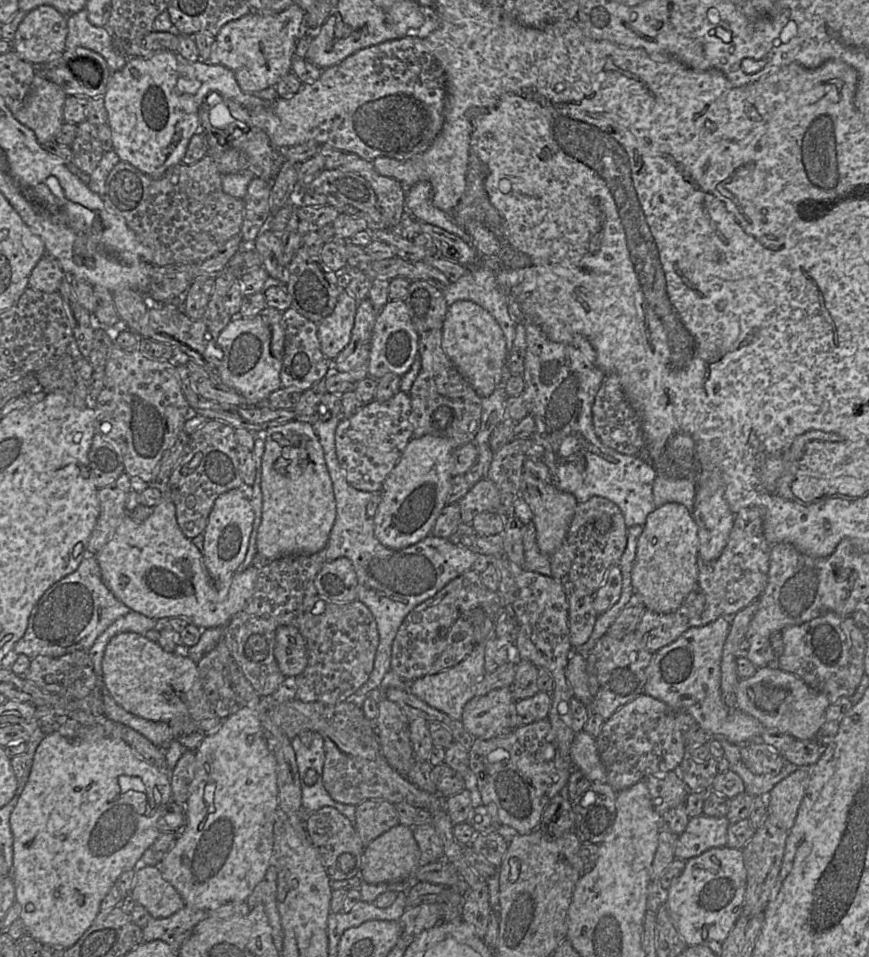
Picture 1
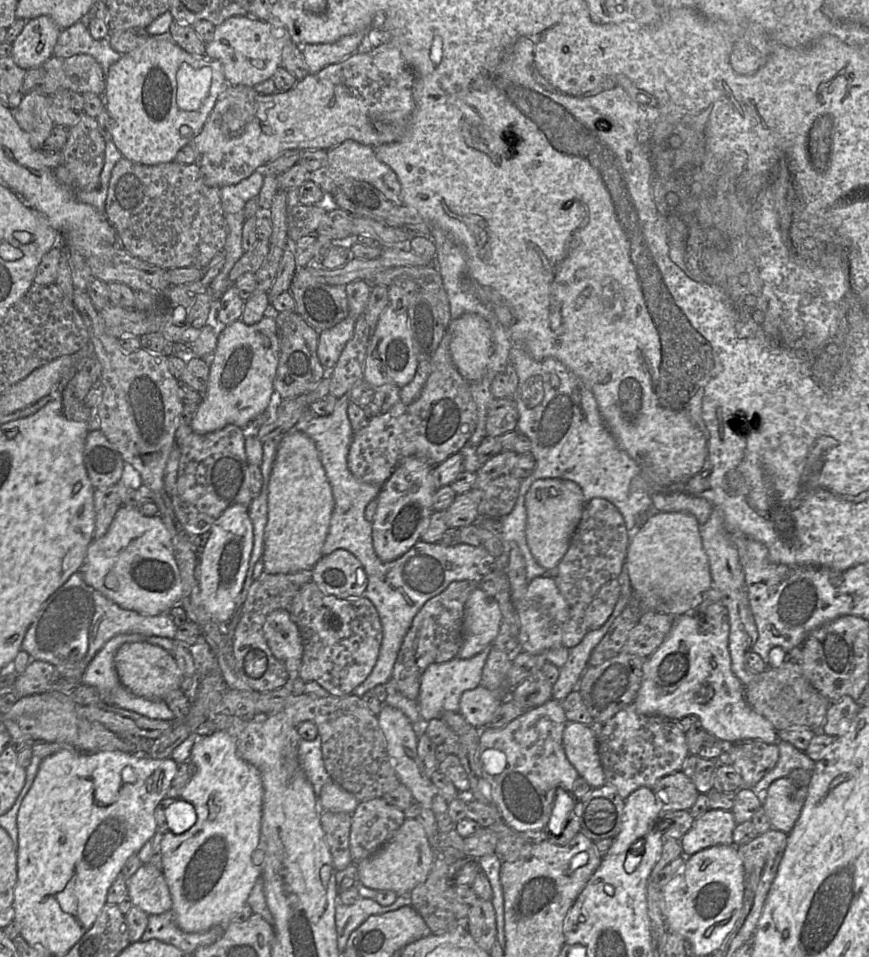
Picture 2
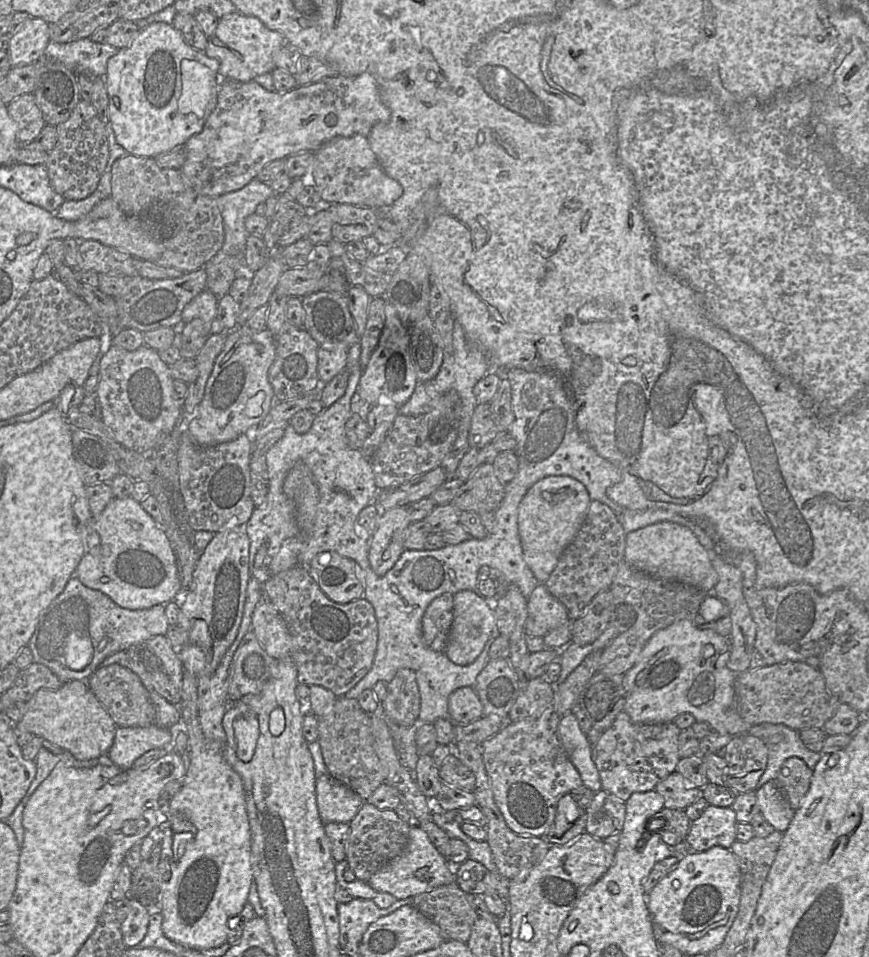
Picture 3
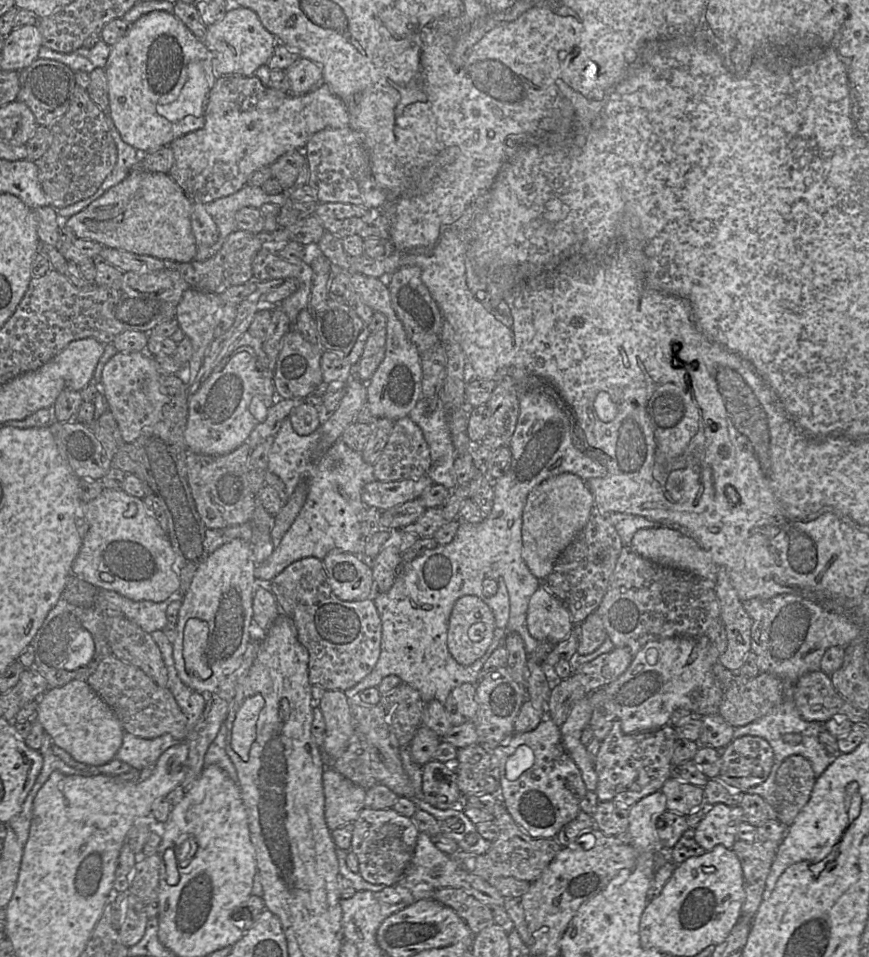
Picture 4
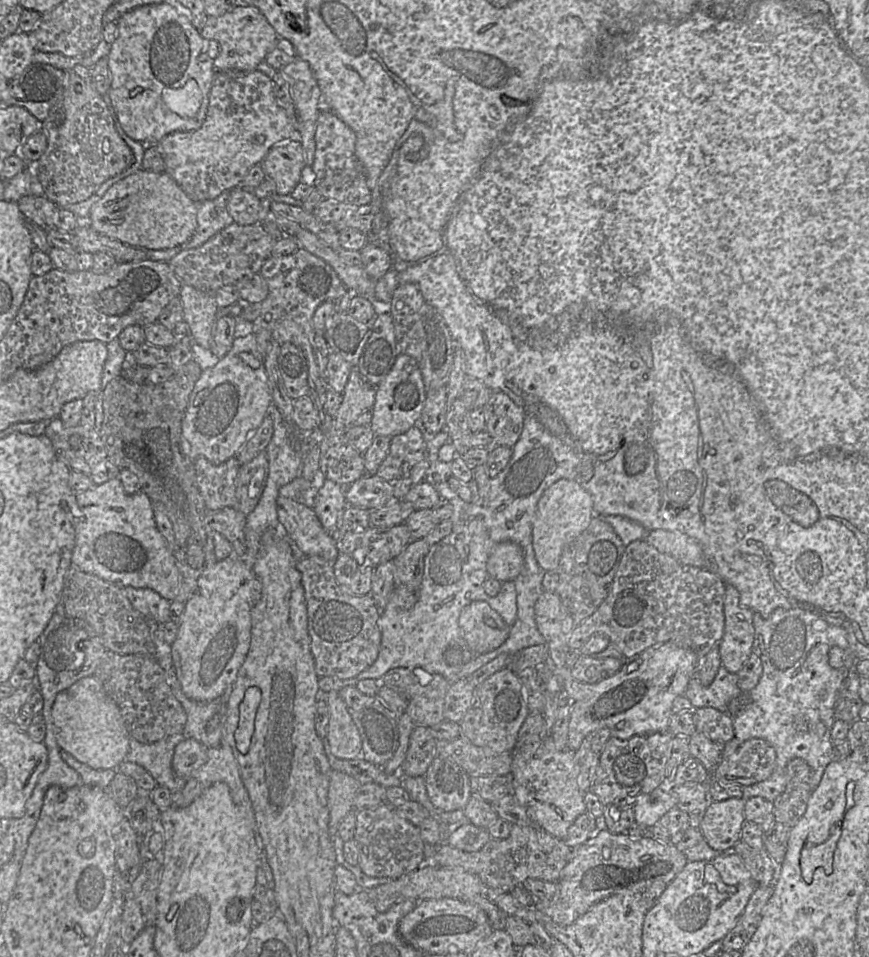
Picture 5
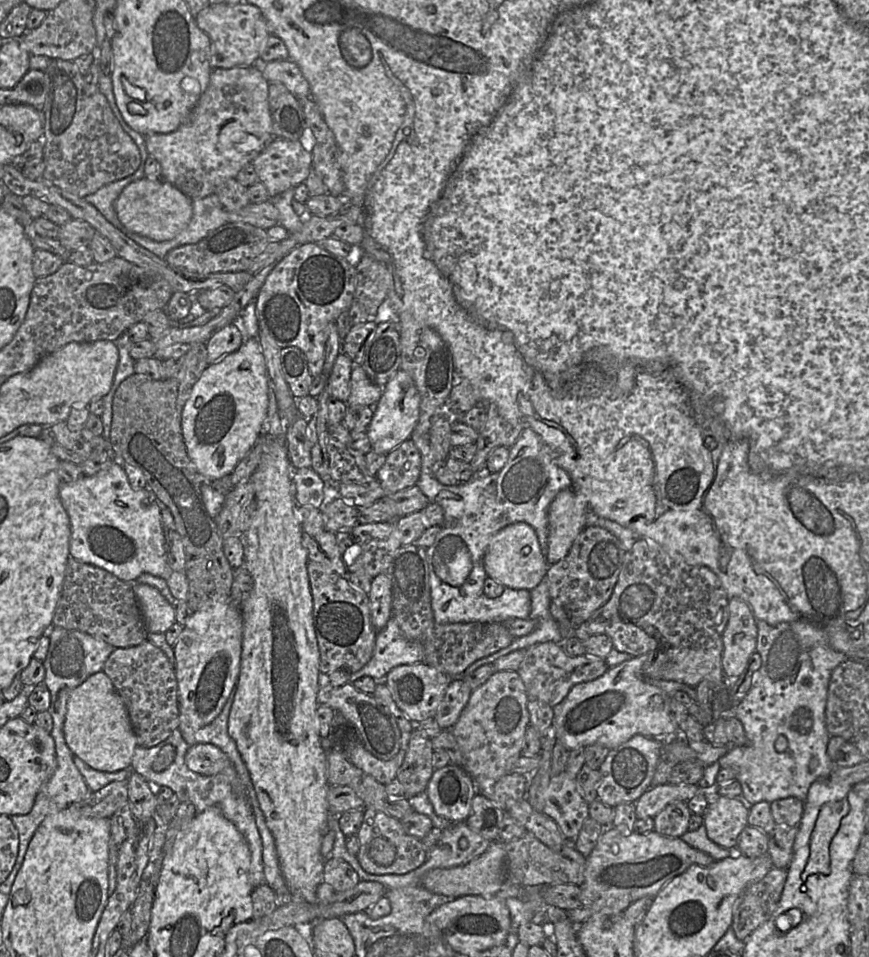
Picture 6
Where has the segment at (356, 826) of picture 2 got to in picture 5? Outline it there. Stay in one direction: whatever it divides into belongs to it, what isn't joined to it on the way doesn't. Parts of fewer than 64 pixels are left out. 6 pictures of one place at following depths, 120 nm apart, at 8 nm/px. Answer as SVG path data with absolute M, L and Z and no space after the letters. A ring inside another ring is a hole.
M392 804L357 811L354 836L359 850L358 866L369 877L396 880L424 864L425 842L420 836L419 827L400 817Z

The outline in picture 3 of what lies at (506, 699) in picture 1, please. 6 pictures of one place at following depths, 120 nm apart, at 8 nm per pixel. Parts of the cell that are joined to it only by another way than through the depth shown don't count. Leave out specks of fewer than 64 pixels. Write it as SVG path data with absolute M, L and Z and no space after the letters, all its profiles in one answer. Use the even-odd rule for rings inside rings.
M461 687L451 693L448 701L450 720L469 724L484 716L483 705L473 687Z

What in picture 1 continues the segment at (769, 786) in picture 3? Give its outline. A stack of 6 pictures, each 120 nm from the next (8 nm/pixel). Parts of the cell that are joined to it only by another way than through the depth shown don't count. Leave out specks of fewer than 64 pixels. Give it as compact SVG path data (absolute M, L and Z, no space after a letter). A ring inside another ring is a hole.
M812 766L799 767L800 769L776 784L768 795L768 814L773 816L778 825L787 831L794 826L810 782Z

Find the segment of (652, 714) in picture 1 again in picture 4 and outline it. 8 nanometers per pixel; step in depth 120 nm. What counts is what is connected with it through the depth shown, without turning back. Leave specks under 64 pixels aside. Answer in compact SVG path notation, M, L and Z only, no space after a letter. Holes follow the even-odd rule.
M617 719L601 742L595 759L598 784L595 790L599 801L614 801L630 808L647 795L661 791L671 777L672 757L676 743L675 727L668 724L658 729L625 734Z

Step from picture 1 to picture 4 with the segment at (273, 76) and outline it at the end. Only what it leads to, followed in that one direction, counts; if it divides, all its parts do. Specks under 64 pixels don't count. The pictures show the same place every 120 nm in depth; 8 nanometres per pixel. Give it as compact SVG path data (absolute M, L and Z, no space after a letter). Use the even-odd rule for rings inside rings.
M231 5L221 21L208 26L203 41L209 51L221 53L219 59L212 60L218 76L253 76L259 67L267 64L278 43L277 38L263 26L253 10L237 5Z

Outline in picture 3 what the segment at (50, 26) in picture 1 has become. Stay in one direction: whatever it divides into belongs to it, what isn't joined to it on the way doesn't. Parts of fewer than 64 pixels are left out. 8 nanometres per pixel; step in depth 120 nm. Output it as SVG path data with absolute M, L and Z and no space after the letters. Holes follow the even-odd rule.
M29 17L22 28L10 38L7 53L11 67L42 60L49 41L49 24L41 18Z

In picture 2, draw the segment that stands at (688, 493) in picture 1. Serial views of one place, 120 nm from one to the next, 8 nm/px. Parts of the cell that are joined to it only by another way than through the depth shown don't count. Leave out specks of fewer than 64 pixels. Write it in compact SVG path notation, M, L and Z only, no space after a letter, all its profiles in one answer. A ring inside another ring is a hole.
M685 492L651 495L654 508L659 512L687 512L695 516L699 524L705 524L714 506L706 499Z

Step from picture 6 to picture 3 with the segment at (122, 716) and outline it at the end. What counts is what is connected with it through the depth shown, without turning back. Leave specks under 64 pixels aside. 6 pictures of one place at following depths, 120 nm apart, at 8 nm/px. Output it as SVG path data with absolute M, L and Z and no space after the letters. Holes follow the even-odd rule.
M78 680L66 682L57 690L37 690L26 702L22 719L16 725L69 751L78 760L95 759L107 754L117 728L87 682Z

